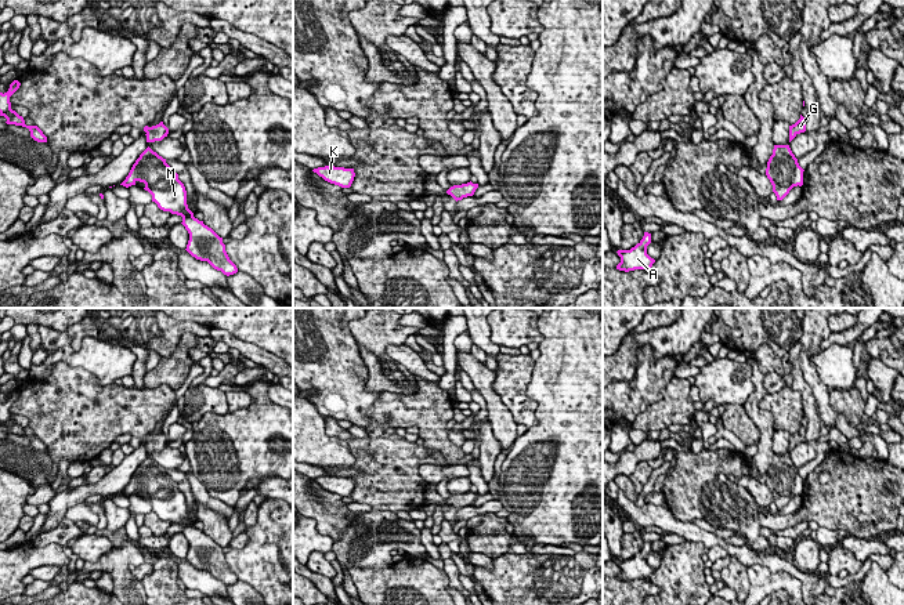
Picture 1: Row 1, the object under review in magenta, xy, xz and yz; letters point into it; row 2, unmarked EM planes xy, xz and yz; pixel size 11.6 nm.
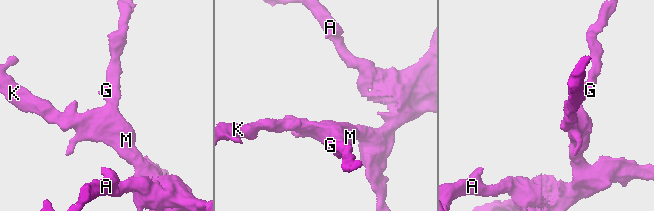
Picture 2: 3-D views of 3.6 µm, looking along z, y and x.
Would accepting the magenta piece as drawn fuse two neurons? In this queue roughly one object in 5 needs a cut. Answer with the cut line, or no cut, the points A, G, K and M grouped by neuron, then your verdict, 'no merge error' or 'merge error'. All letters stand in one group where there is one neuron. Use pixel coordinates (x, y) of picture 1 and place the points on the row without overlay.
cut none; groups A G K M; no merge error

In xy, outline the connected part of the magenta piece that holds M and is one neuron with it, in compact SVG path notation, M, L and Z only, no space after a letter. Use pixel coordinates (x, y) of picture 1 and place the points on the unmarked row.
M149 456L133 474L129 485L120 493L126 497L144 492L145 500L152 504L152 511L163 521L182 526L182 535L189 543L187 561L200 570L207 570L214 579L229 586L238 582L236 575L229 569L223 547L211 537L194 526L187 514L187 500L178 489L178 483L166 472L166 468L153 461Z

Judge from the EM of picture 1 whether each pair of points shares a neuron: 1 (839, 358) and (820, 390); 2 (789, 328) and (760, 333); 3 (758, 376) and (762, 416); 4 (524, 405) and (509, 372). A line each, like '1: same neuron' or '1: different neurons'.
1: different neurons
2: same neuron
3: same neuron
4: same neuron

